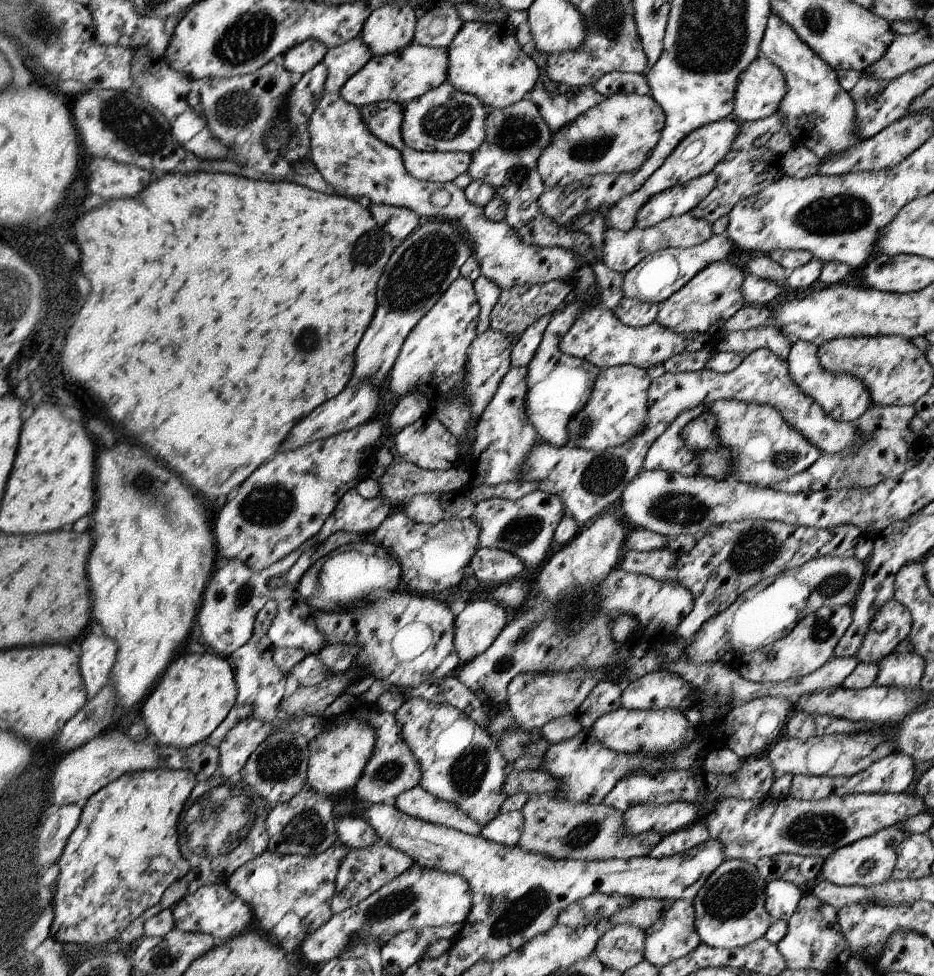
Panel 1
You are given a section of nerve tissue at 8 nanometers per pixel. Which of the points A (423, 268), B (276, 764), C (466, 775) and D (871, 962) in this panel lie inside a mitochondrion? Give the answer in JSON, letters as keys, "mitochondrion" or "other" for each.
{"A":"mitochondrion","B":"mitochondrion","C":"mitochondrion","D":"other"}

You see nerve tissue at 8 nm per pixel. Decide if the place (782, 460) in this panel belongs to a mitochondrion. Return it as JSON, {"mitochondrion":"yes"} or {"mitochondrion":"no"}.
{"mitochondrion":"yes"}

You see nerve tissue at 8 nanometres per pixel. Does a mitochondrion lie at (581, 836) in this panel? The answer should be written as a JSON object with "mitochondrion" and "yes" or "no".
{"mitochondrion":"yes"}

